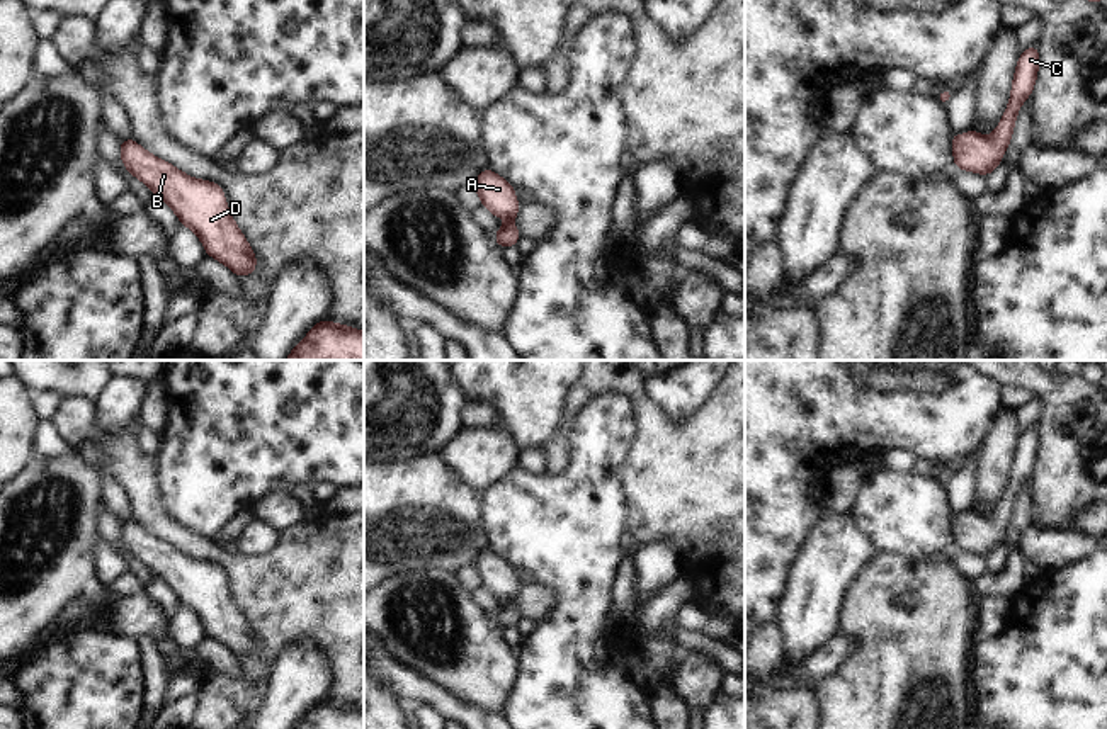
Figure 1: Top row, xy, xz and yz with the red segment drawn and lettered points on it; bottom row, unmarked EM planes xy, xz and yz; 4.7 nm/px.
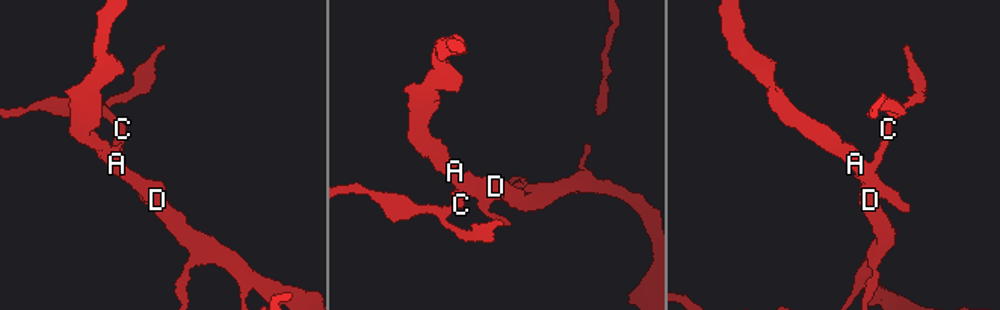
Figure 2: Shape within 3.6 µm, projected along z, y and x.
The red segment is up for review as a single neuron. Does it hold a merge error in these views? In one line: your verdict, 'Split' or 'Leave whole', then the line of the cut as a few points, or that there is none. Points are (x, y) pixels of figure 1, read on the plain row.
Leave whole. No split.

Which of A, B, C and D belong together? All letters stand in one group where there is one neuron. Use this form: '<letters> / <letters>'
A B C D

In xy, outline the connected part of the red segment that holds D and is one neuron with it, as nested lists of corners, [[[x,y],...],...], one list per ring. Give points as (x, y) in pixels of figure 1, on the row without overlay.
[[[133,517],[121,520],[119,535],[126,551],[153,576],[162,578],[182,607],[199,617],[206,636],[224,644],[236,658],[247,658],[257,651],[257,637],[236,607],[219,564],[189,557],[146,532]]]

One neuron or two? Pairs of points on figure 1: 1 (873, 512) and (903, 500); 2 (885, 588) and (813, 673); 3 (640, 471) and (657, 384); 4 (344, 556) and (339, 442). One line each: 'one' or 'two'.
1: one
2: two
3: two
4: two

